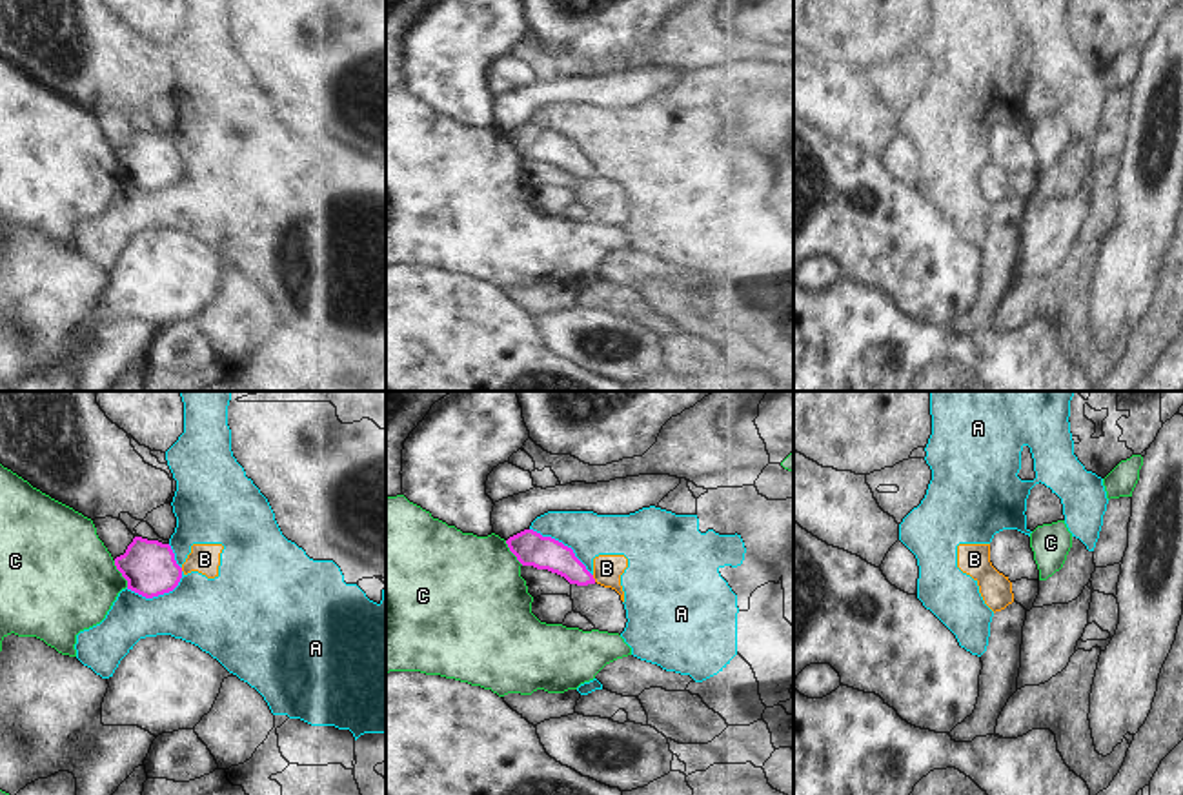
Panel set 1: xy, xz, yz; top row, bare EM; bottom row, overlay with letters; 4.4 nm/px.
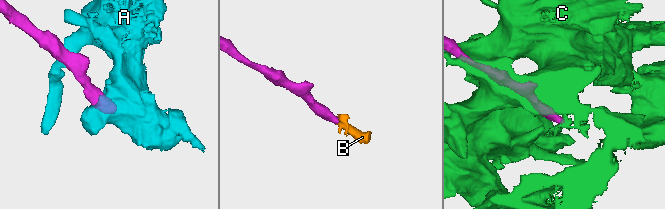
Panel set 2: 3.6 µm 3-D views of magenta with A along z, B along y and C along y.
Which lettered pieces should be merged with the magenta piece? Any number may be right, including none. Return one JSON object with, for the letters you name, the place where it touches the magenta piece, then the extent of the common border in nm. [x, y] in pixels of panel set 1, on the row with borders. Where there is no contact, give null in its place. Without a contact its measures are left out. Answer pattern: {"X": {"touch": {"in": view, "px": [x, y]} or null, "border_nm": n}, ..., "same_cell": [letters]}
{"B": {"touch": {"in": "xz", "px": [594, 579]}, "border_nm": 40}, "same_cell": ["B"]}

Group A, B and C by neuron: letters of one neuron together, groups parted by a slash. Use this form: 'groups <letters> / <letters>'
groups A / B / C

